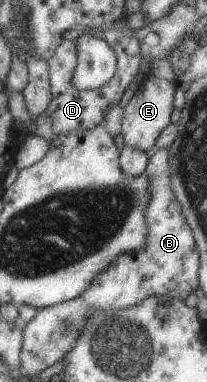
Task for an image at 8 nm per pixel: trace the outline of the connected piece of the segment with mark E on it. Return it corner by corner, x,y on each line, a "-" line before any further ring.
149,75
140,82
131,99
123,107
120,133
124,145
137,147
148,154
152,151
155,139
159,137
163,127
171,121
169,117
173,111
175,85
167,80
156,79

